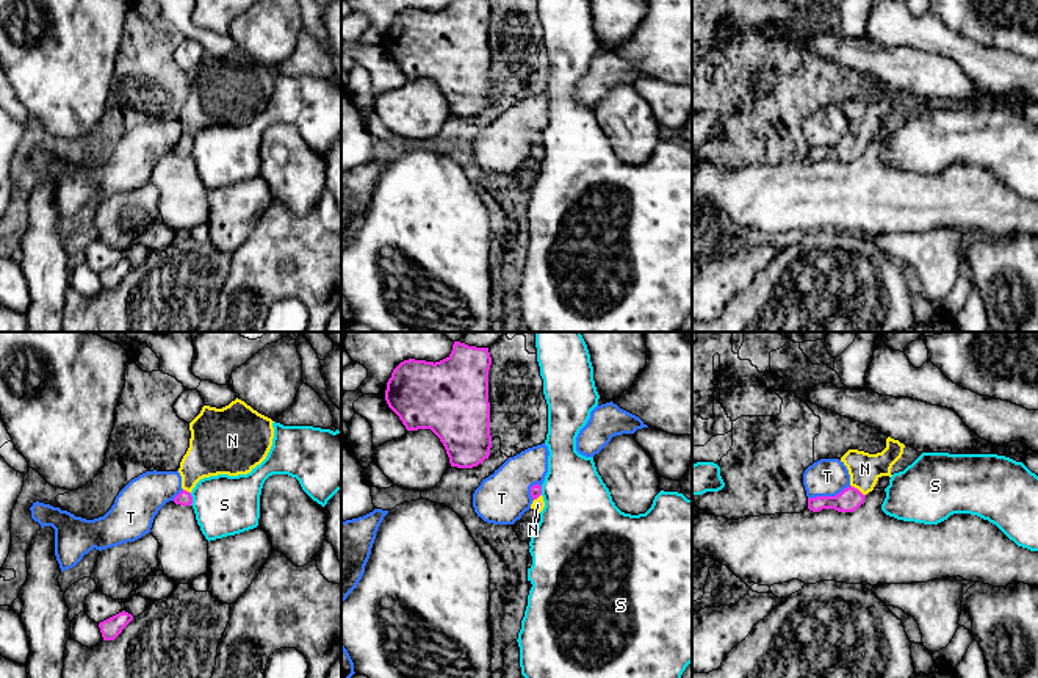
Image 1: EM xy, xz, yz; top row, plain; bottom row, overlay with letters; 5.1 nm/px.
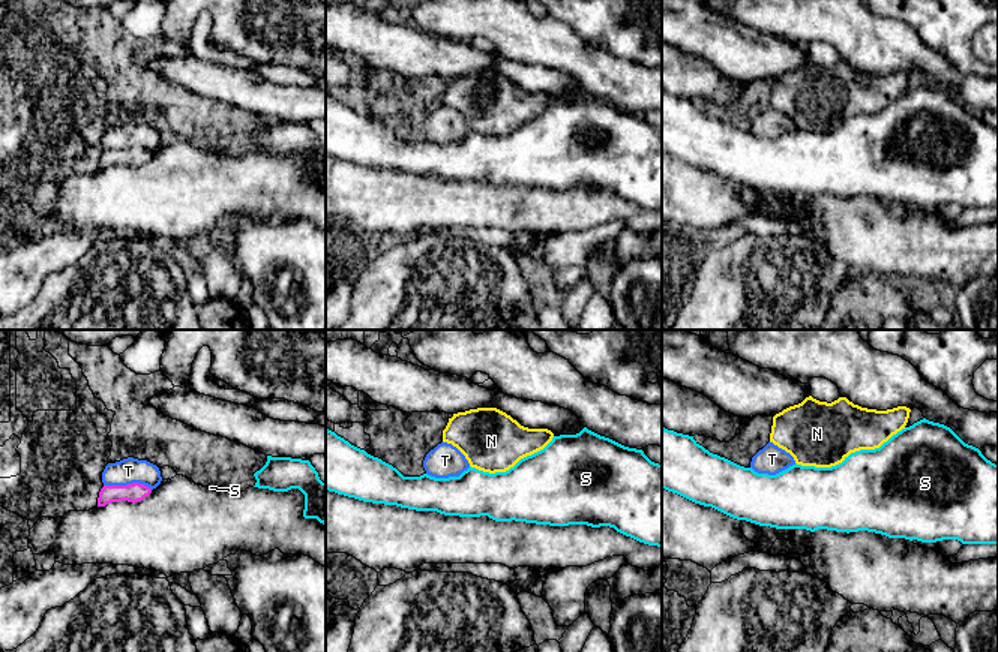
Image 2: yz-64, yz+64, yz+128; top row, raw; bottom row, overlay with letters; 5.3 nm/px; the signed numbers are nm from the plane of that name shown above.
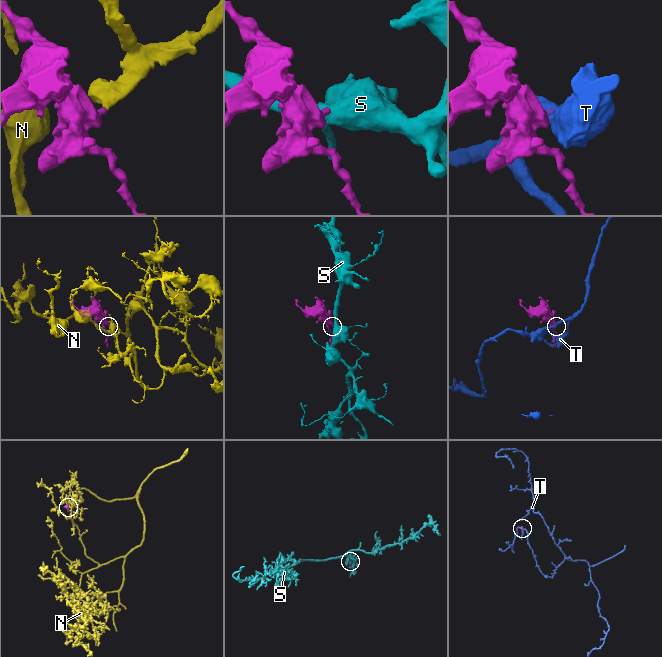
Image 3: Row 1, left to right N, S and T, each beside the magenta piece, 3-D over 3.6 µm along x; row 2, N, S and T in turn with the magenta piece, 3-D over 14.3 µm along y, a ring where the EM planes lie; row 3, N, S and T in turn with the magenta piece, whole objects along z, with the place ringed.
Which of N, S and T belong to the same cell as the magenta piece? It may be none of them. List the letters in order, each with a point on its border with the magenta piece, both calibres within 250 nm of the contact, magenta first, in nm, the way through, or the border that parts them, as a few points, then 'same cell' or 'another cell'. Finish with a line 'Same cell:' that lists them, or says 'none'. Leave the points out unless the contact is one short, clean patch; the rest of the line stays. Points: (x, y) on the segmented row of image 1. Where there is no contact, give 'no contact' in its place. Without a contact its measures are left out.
N: meets magenta in yz at (857, 489); 120 nm thick on the magenta side, 170 nm on the other; runs through yz (850, 498), (857, 489), (863, 479), (864, 468); same cell
S: meets magenta in xy at (191, 500); 80 nm thick on the magenta side, 300 nm on the other; border along xy (190, 494), (191, 504); another cell
T: meets magenta in yz at (828, 497); 120 nm thick on the magenta side, 190 nm on the other; border along yz (850, 486), (835, 495), (808, 498); another cell
Same cell: N

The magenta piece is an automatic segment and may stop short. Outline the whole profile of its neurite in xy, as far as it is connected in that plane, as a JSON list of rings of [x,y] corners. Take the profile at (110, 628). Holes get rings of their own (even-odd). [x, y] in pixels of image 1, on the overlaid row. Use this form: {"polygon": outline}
{"polygon": [[[122,611],[99,623],[103,640],[114,640],[122,629],[133,620],[133,615]]]}

